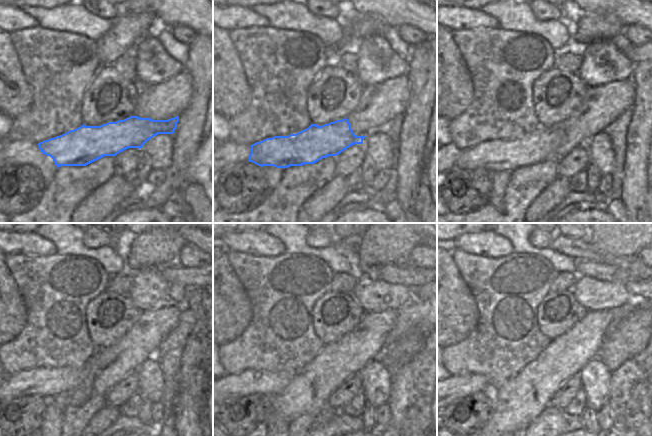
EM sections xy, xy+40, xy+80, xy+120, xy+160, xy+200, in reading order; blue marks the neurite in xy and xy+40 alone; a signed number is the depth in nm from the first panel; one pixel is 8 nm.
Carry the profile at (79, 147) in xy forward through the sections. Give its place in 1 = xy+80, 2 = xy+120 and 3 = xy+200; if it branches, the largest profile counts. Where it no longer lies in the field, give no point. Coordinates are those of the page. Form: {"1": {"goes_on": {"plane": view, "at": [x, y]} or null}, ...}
{"1": {"goes_on": {"plane": "xy+80", "at": [493, 155]}}, "2": {"goes_on": {"plane": "xy+120", "at": [47, 382]}}, "3": {"goes_on": {"plane": "xy+200", "at": [457, 387]}}}

